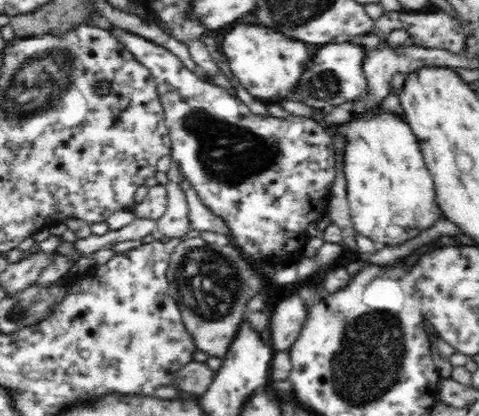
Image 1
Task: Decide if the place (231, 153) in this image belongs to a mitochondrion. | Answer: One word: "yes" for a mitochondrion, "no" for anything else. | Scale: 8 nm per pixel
yes

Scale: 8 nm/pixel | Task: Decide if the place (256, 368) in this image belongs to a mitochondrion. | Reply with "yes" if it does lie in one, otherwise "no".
no

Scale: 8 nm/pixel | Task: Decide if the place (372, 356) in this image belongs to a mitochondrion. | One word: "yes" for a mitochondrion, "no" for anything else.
yes

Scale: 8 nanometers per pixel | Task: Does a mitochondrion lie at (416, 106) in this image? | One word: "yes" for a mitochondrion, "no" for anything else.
no

